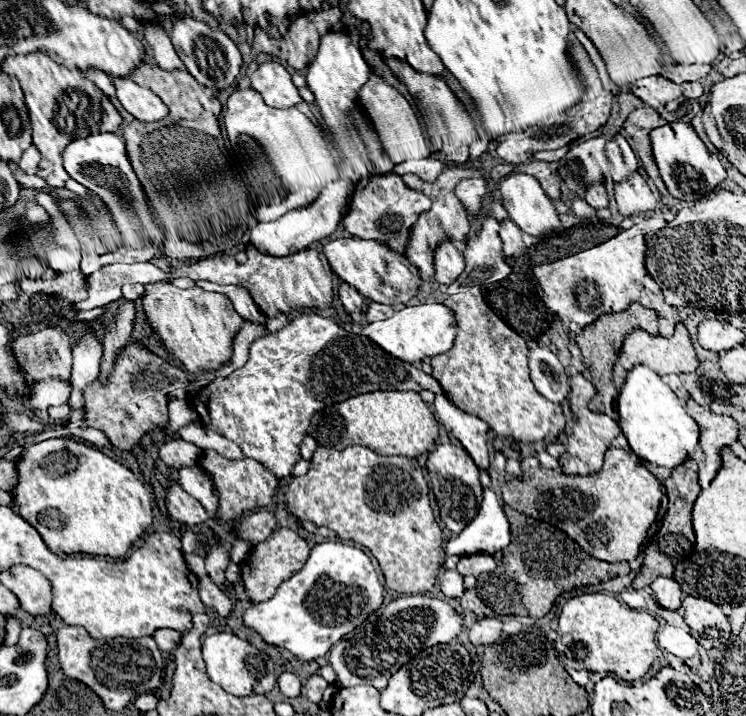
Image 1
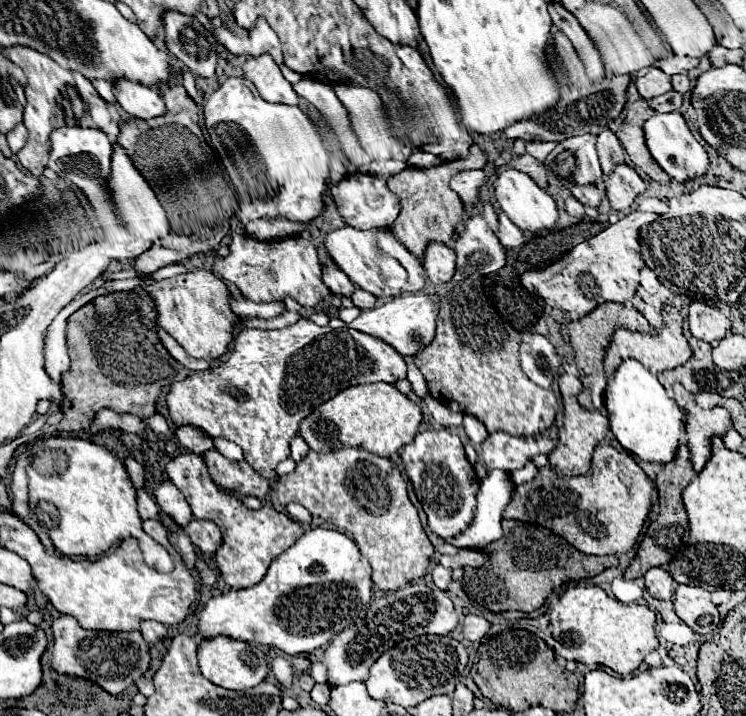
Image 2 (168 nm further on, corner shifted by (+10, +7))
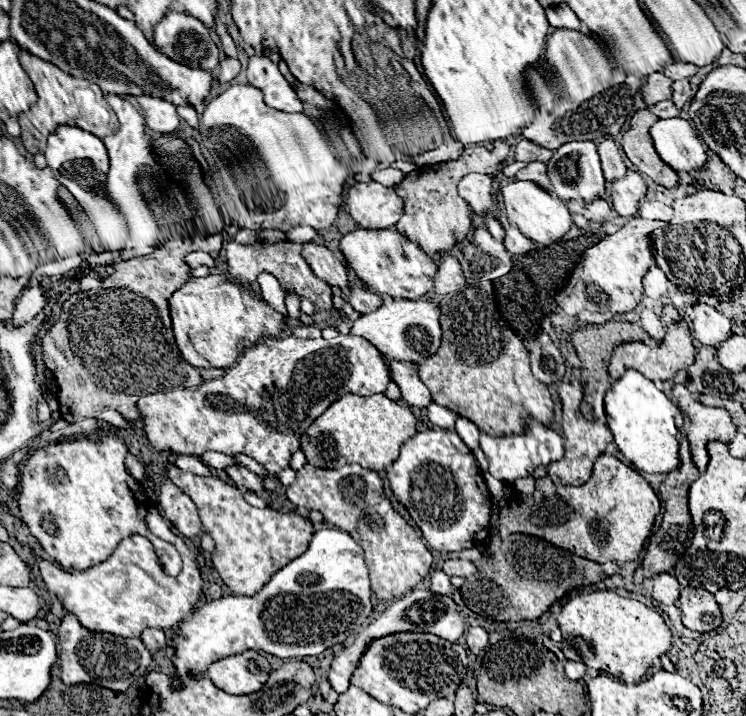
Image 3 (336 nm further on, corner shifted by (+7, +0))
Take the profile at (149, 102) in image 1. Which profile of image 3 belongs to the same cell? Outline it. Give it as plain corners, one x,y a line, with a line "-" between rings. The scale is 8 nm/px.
132,96
132,106
140,112
140,116
144,118
146,126
156,132
156,134
168,134
168,132
176,132
180,126
180,118
176,112
176,106
162,100
162,98
154,98
154,96

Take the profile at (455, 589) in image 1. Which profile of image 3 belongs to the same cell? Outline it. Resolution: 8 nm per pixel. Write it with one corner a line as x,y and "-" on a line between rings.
436,570
434,574
432,574
432,592
436,592
436,594
450,594
450,590
452,590
452,584
450,584
450,576
444,572
444,570

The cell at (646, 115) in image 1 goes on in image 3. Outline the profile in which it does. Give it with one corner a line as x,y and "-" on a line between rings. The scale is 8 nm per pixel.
648,108
638,110
630,120
630,130
622,136
622,148
640,174
650,176
656,184
664,188
676,188
678,174
666,162
660,160
648,134
650,126
656,120
658,118

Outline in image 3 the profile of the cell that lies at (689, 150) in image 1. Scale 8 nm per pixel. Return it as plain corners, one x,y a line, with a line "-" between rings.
682,118
658,120
650,128
650,136
654,140
654,148
658,156
674,172
694,172
704,168
706,148
698,140
688,120

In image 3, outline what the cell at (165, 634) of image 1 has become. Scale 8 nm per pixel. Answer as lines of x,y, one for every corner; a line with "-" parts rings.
146,628
146,630
142,632
142,642
146,644
146,648
148,648
150,652
156,652
156,650
162,650
162,648
168,646
164,632
162,632
162,630
156,630
156,628

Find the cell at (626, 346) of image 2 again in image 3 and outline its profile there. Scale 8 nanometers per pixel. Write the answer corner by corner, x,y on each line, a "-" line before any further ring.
678,314
678,324
666,326
666,336
664,336
664,340
656,348
648,348
642,342
624,342
624,344
616,346
614,352
612,352
612,358
610,358
608,372
610,372
610,376
614,380
618,380
624,374
624,370
634,368
634,370
642,372
652,382
656,382
656,380
670,380
670,378
676,376
678,370
682,370
682,368
686,368
686,366
690,366
694,362
694,354
696,354
696,350
692,346
690,330
688,330
686,322

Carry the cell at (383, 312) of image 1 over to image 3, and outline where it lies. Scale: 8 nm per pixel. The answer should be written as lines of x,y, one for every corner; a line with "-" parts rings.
352,288
350,292
350,300
354,310
358,310
360,314
368,314
374,312
376,308
382,306
382,298
378,294
372,294
368,288

